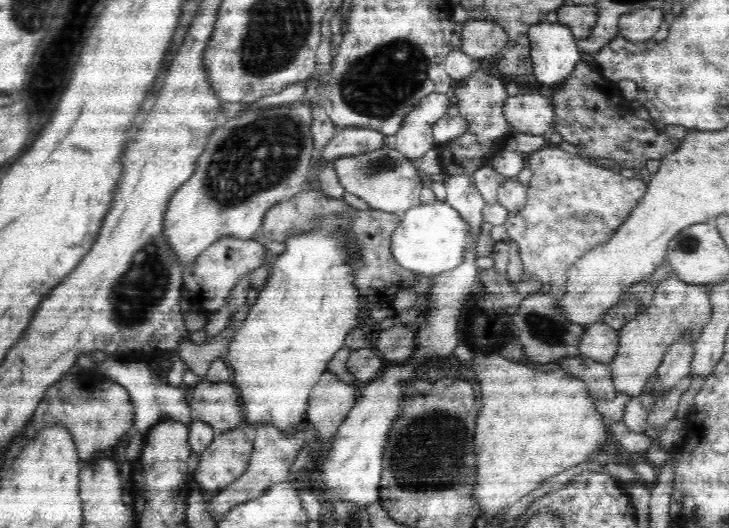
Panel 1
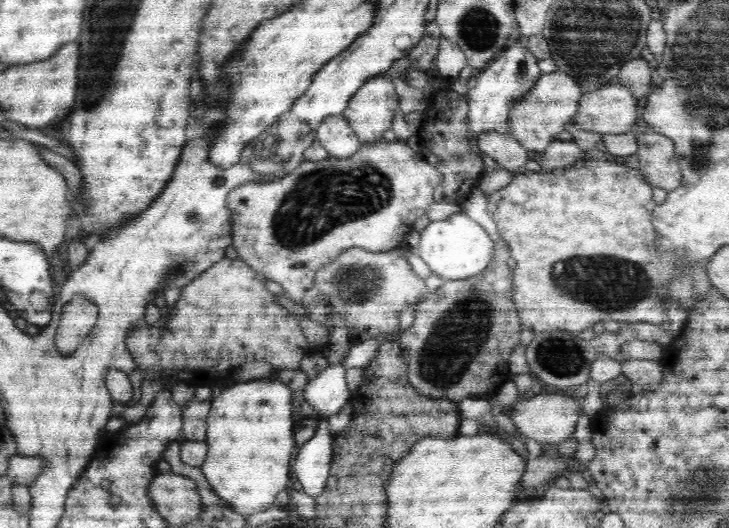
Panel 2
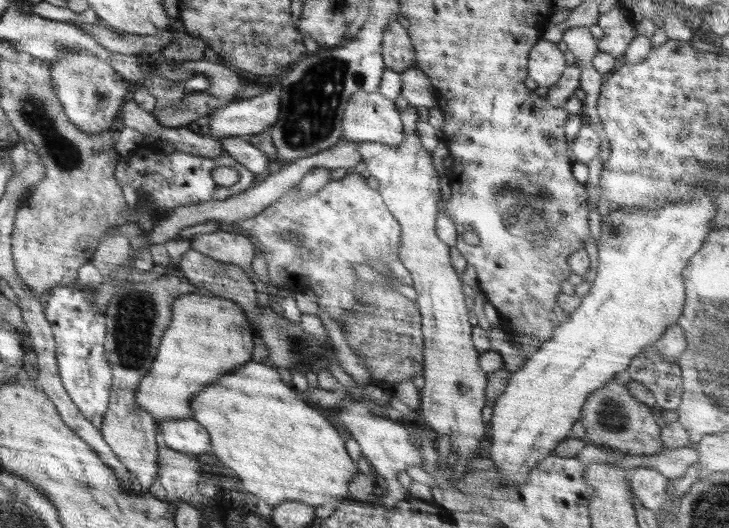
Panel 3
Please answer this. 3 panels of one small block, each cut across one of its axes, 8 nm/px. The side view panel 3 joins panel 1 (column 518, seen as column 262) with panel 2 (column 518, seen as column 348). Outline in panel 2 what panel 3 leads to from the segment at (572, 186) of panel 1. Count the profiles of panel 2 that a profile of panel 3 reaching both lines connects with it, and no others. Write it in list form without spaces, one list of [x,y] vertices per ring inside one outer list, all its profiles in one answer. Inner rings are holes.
[[[594,149],[585,152],[585,158],[579,163],[547,173],[522,170],[508,186],[487,196],[488,212],[497,224],[500,238],[518,262],[514,269],[512,300],[522,321],[520,338],[524,348],[536,334],[546,330],[577,334],[593,328],[600,320],[616,320],[621,324],[668,321],[666,302],[661,296],[664,288],[674,280],[676,268],[671,256],[658,258],[652,250],[657,237],[651,223],[656,205],[652,200],[652,189],[638,168],[616,163],[608,153]],[[576,254],[580,254],[580,266],[576,266],[578,262],[572,262],[568,268],[568,258]]]

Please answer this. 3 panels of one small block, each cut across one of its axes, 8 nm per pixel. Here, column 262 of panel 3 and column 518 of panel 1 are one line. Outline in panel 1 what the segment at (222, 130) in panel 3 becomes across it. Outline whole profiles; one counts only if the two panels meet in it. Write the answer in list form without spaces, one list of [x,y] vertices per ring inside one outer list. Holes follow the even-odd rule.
[[[524,90],[515,96],[509,96],[504,102],[503,111],[512,131],[523,134],[549,134],[556,120],[550,95],[544,91]]]

